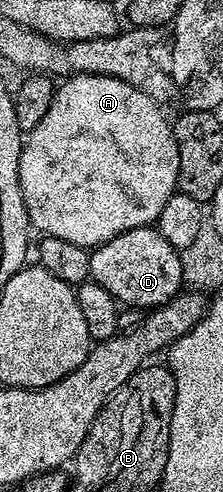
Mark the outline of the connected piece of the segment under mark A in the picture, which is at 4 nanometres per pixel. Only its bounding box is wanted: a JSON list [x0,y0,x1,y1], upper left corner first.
[18,75,180,249]

